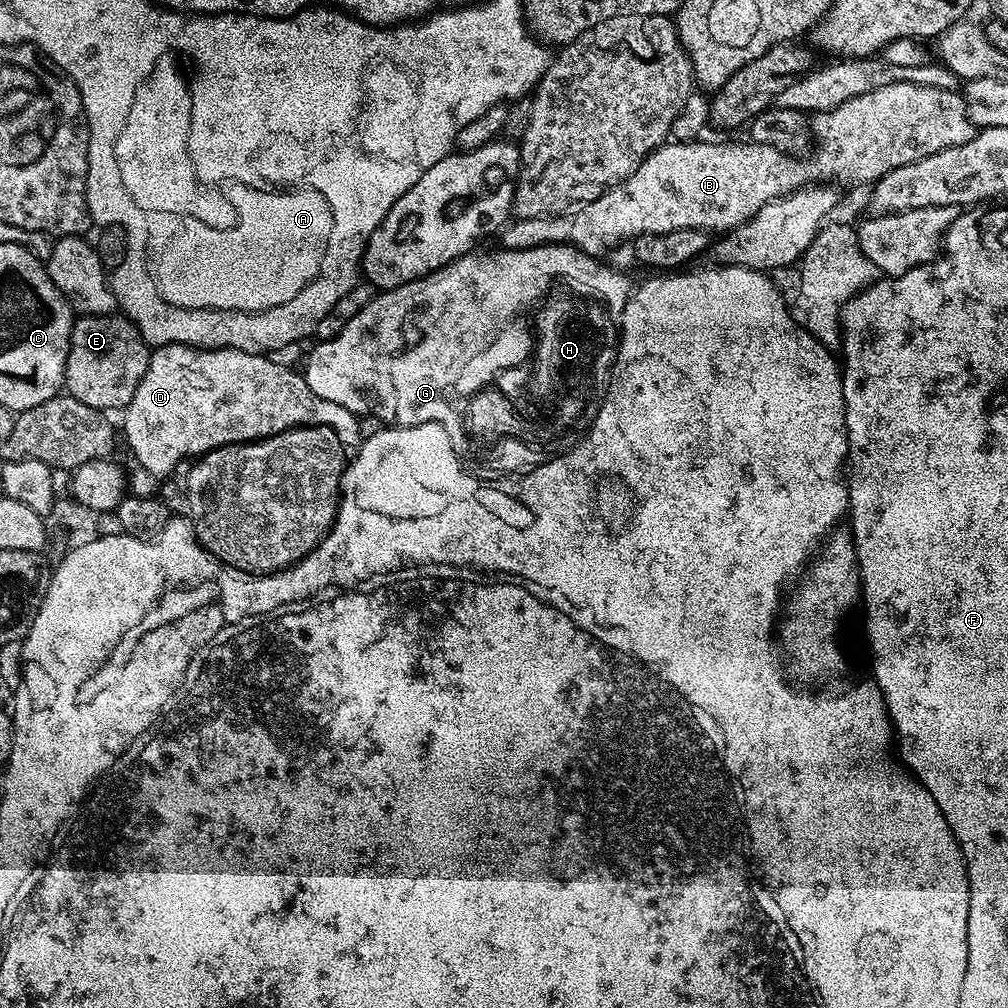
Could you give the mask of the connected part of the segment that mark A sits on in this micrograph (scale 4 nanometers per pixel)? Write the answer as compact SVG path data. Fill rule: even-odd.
M300 186L289 196L280 196L280 200L272 196L272 204L238 203L238 216L244 219L244 224L240 224L236 232L208 232L208 228L200 228L200 224L184 224L184 232L160 232L160 236L152 236L152 272L156 272L156 284L160 284L158 292L164 292L166 302L179 308L211 308L218 312L265 312L274 306L288 304L294 294L301 292L318 275L332 233L332 211L322 193Z

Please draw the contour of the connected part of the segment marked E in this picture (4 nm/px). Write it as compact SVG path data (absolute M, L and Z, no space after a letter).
M116 312L97 316L77 315L72 321L64 367L67 395L105 414L112 414L115 408L123 410L134 398L134 390L138 390L138 382L142 382L146 374L149 355L149 344L127 316Z

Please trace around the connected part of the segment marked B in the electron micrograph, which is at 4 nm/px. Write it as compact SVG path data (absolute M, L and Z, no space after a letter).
M704 139L661 144L641 162L638 170L587 204L554 216L513 219L503 229L503 247L526 250L543 244L570 244L588 256L600 258L604 248L612 248L623 240L631 242L642 234L687 228L723 234L758 214L762 206L776 197L813 182L853 180L867 185L880 179L880 168L804 168L795 155L770 144L711 144Z

